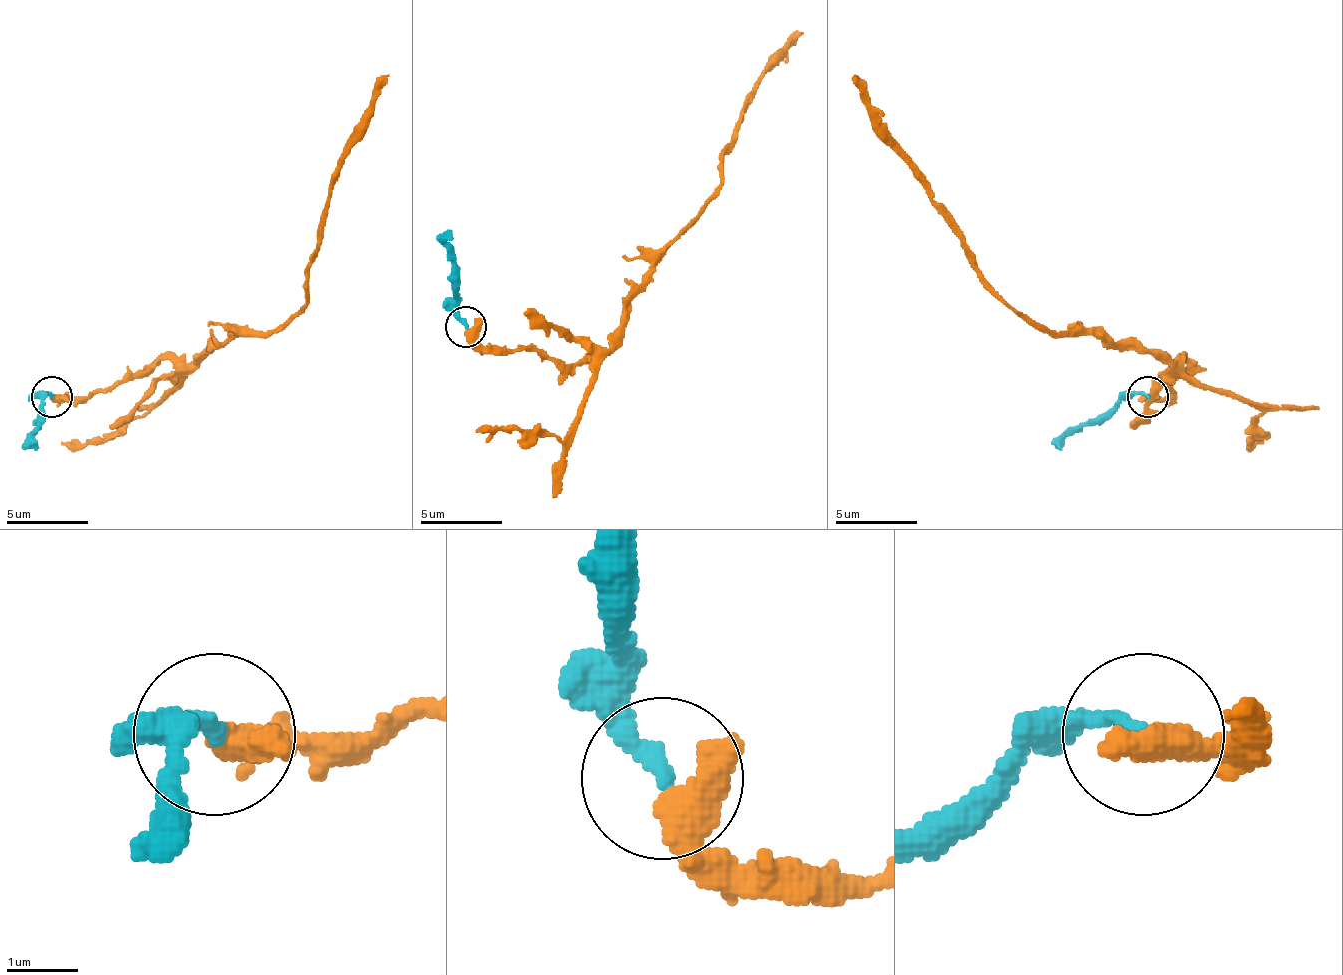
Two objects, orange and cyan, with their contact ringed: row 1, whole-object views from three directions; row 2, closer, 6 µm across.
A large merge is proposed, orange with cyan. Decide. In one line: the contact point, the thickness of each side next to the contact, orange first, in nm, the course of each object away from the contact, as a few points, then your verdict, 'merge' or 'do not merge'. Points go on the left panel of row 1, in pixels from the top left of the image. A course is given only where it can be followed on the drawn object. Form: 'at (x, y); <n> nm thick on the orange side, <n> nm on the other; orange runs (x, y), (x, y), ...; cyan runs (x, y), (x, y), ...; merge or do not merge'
at (51, 396); 550 nm thick on the orange side, 240 nm on the other; orange runs (52, 397), (110, 393), (159, 360), (188, 364), (229, 336), (266, 336), (307, 298), (332, 171), (390, 76); cyan runs (52, 397), (44, 393), (44, 414), (36, 443); merge

